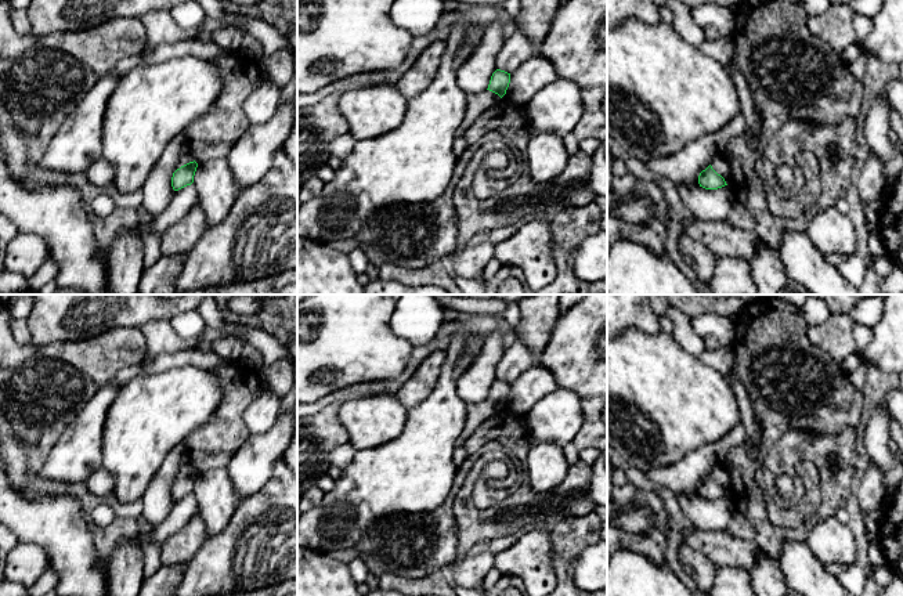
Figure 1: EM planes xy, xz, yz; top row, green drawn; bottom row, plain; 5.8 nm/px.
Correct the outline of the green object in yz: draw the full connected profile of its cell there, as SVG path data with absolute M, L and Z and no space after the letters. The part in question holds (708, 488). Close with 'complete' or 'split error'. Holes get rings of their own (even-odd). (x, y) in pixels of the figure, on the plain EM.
M723 465L712 469L711 474L698 485L700 496L705 499L718 499L730 495L732 478Z; split error

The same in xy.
M189 463L181 466L171 487L173 499L178 501L187 495L191 495L194 492L196 477L198 473L191 467Z; split error

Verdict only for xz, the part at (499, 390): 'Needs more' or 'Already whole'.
Needs more

